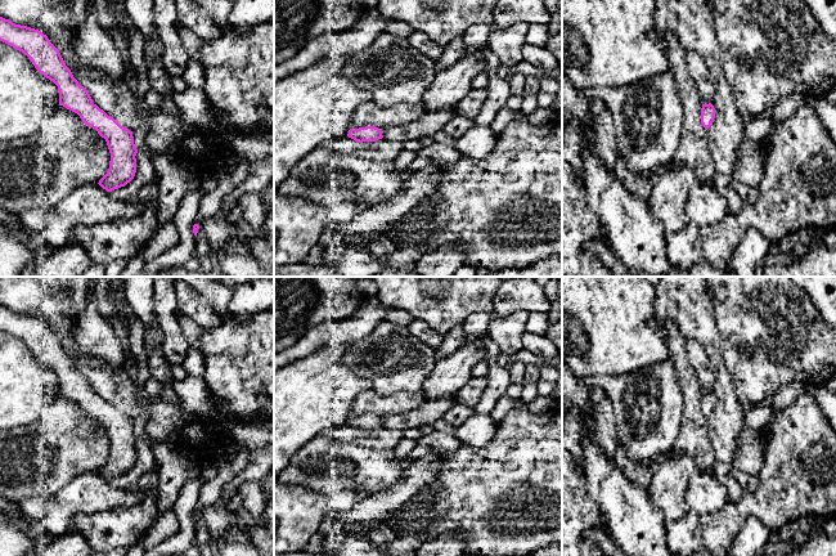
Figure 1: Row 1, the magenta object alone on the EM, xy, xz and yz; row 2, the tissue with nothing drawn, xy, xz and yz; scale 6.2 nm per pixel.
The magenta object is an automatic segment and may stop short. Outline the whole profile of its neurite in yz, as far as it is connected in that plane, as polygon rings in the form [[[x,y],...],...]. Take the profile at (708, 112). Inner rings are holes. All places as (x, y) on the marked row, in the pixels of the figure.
[[[711,103],[709,104],[702,104],[701,108],[701,124],[702,126],[707,130],[715,118],[715,108]]]

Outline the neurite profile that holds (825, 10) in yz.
[[[804,0],[826,35],[836,36],[836,0]]]

